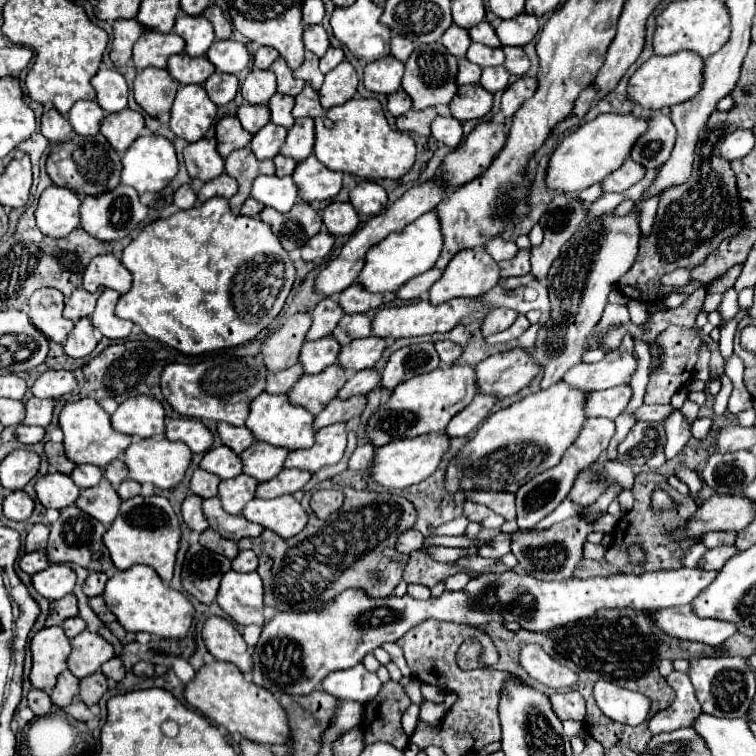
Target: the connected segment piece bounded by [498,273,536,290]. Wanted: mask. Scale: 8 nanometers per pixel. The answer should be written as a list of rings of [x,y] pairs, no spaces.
[[[528,273],[519,277],[501,278],[498,284],[507,290],[514,290],[522,285],[528,284],[533,280],[536,280],[535,277],[531,273]]]

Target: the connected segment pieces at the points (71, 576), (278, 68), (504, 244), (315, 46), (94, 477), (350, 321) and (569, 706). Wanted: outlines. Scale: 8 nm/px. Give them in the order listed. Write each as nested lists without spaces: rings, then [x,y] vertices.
[[[49,564],[47,570],[31,576],[31,584],[43,598],[59,600],[71,594],[75,586],[75,572],[67,564]]]
[[[281,56],[273,62],[271,70],[273,70],[275,76],[277,76],[277,92],[287,94],[287,96],[297,96],[297,94],[301,92],[301,88],[303,88],[305,82],[303,82],[303,80],[297,80],[297,78],[293,76],[291,68],[285,64],[285,60],[283,60]]]
[[[501,234],[493,236],[491,240],[487,240],[485,250],[491,254],[493,260],[505,260],[505,258],[513,258],[513,254],[517,254],[517,246],[511,240],[505,240]]]
[[[307,24],[305,32],[303,32],[303,44],[307,50],[315,52],[321,58],[329,46],[329,38],[327,38],[327,32],[323,30],[323,26],[321,24]]]
[[[77,464],[75,470],[71,472],[71,480],[79,486],[79,488],[91,488],[97,486],[97,482],[103,478],[101,468],[93,466],[93,464]]]
[[[353,314],[353,316],[343,316],[339,320],[339,324],[335,326],[335,330],[331,332],[331,336],[341,344],[349,344],[355,338],[367,338],[371,336],[371,320],[363,314]]]
[[[565,692],[565,694],[553,694],[551,696],[553,710],[559,714],[561,720],[585,720],[585,700],[577,692]]]

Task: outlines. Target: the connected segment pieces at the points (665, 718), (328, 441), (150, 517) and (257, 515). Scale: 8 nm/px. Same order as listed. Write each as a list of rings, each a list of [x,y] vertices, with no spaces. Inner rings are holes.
[[[673,670],[667,676],[667,682],[675,690],[677,696],[669,708],[659,710],[651,716],[651,720],[649,720],[651,734],[673,732],[683,726],[691,726],[695,722],[695,718],[701,714],[701,704],[695,696],[693,684],[689,682],[689,676],[685,672]]]
[[[331,424],[321,428],[315,434],[315,444],[305,450],[289,452],[285,460],[285,468],[299,468],[315,474],[323,466],[337,464],[343,458],[347,446],[347,432],[345,424]]]
[[[133,496],[129,500],[123,500],[117,518],[109,526],[109,530],[103,534],[103,544],[107,546],[113,564],[119,570],[131,568],[135,564],[145,564],[155,568],[155,572],[161,576],[163,582],[169,582],[173,578],[173,566],[175,566],[175,554],[179,550],[181,530],[179,520],[163,496]]]
[[[289,494],[279,496],[275,500],[253,498],[249,506],[243,508],[243,516],[249,522],[257,522],[273,530],[281,538],[291,538],[299,534],[299,530],[305,528],[305,522],[307,522],[307,512]]]

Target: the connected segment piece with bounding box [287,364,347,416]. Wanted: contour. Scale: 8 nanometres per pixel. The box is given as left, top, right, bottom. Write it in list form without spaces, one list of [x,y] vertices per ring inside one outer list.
[[[333,364],[319,374],[303,374],[287,392],[287,398],[295,406],[303,406],[315,416],[337,396],[337,390],[345,384],[345,380],[345,370]]]

